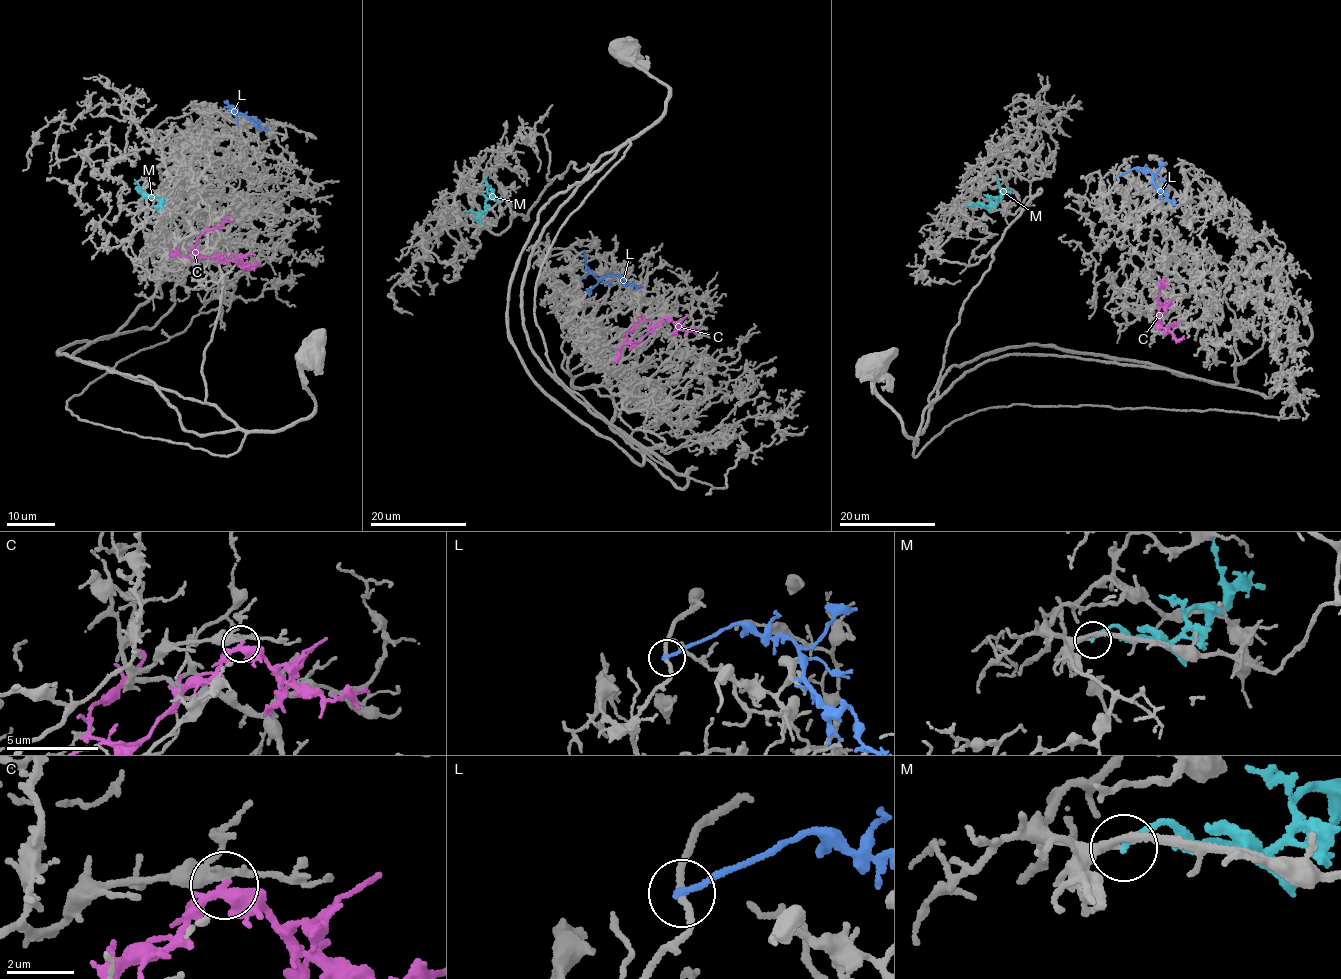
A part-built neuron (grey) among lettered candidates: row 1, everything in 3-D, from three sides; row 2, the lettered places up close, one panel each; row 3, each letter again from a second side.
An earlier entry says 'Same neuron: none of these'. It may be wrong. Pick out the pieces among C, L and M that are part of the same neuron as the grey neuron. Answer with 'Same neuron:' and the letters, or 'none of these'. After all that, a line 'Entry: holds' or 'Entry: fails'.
Same neuron: none of these
Entry: holds

